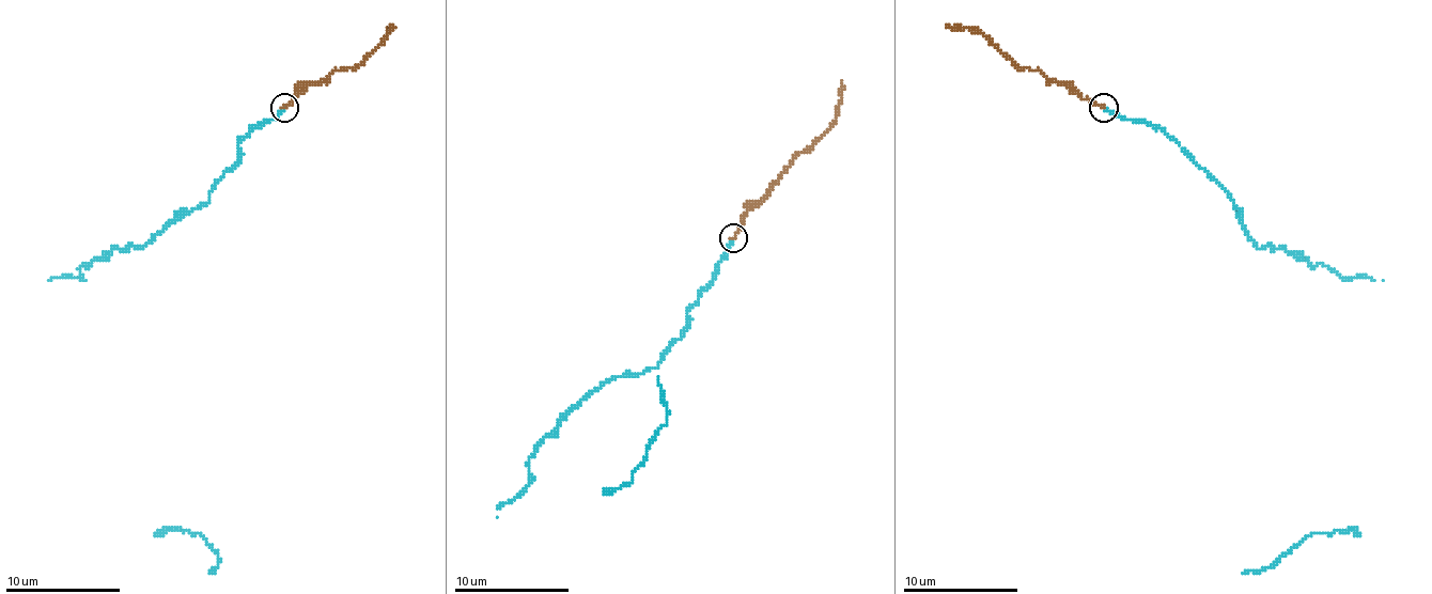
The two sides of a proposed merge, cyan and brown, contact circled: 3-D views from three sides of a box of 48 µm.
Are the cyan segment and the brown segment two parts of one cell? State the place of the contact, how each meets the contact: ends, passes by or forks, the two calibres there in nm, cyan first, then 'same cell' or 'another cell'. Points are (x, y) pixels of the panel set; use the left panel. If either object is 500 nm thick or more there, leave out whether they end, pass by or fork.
(284, 107) | cyan ends | brown ends | 190/170 nm | same cell

